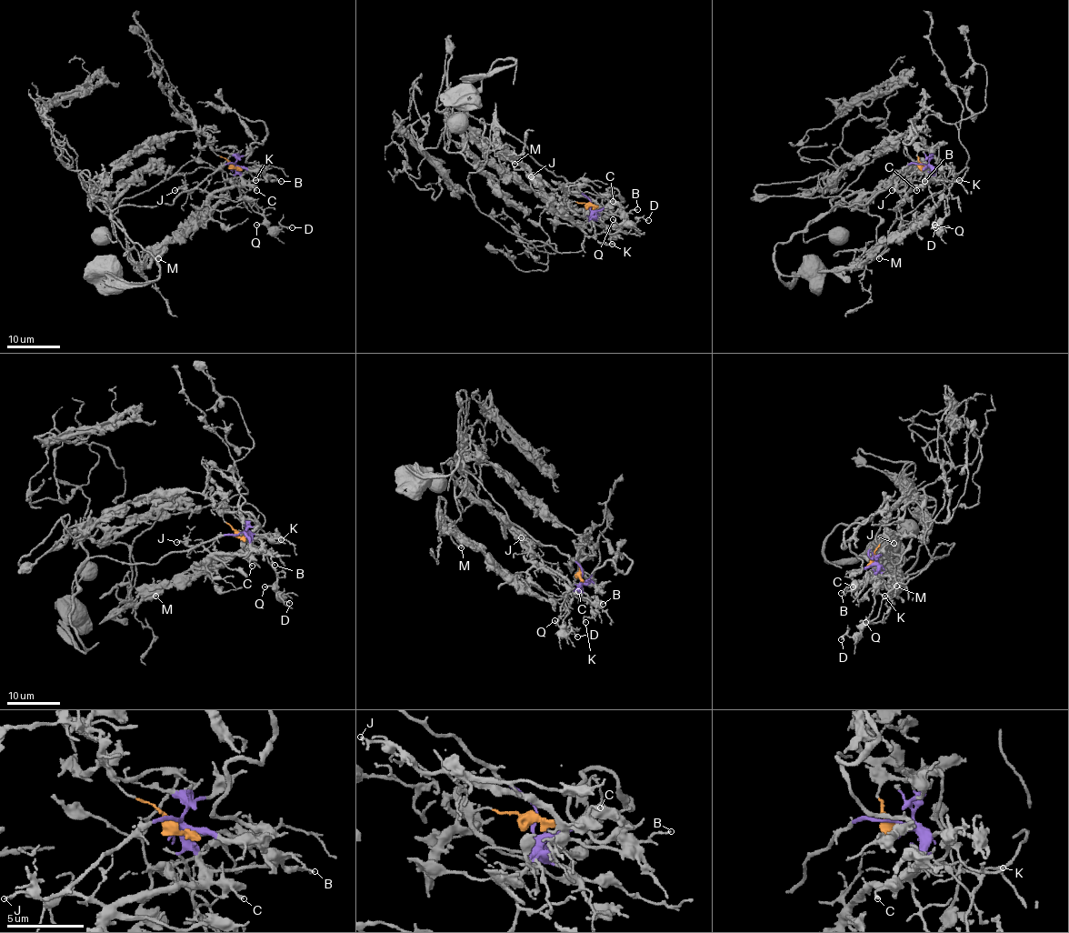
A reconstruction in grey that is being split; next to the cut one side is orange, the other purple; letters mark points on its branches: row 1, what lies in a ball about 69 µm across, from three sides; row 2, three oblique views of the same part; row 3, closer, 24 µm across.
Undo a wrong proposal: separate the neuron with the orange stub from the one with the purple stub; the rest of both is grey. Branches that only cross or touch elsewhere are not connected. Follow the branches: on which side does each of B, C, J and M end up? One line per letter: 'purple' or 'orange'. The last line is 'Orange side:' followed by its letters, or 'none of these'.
B: purple
C: purple
J: purple
M: orange
Orange side: M

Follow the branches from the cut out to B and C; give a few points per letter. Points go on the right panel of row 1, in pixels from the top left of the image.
B: (922, 165), (925, 165), (920, 172), (924, 176), (928, 175), (924, 182)
C: (922, 165), (931, 169), (931, 177), (916, 191)

